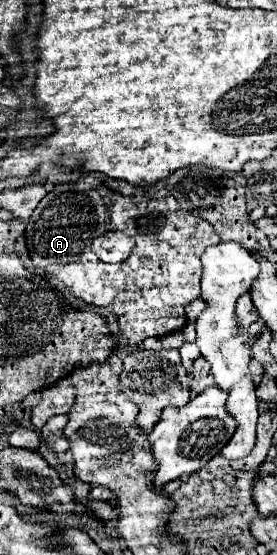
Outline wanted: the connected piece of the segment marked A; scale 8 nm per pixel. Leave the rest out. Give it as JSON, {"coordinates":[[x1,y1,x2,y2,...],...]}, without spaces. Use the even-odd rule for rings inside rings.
{"coordinates":[[94,175,54,185,54,189,38,203,26,225,26,245,32,255,34,267,56,275,76,297,84,299,86,303,96,307,110,307,112,313,118,317,122,337,132,345,142,343,146,337,162,337,174,333,186,325,184,307,200,295,200,255,206,251,206,247,218,243,220,237,214,227,206,219,182,211,174,197,126,197,118,191,108,189],[104,231,124,231,128,237,134,239,136,249,124,263,102,263,92,253,90,245,94,237]]}

